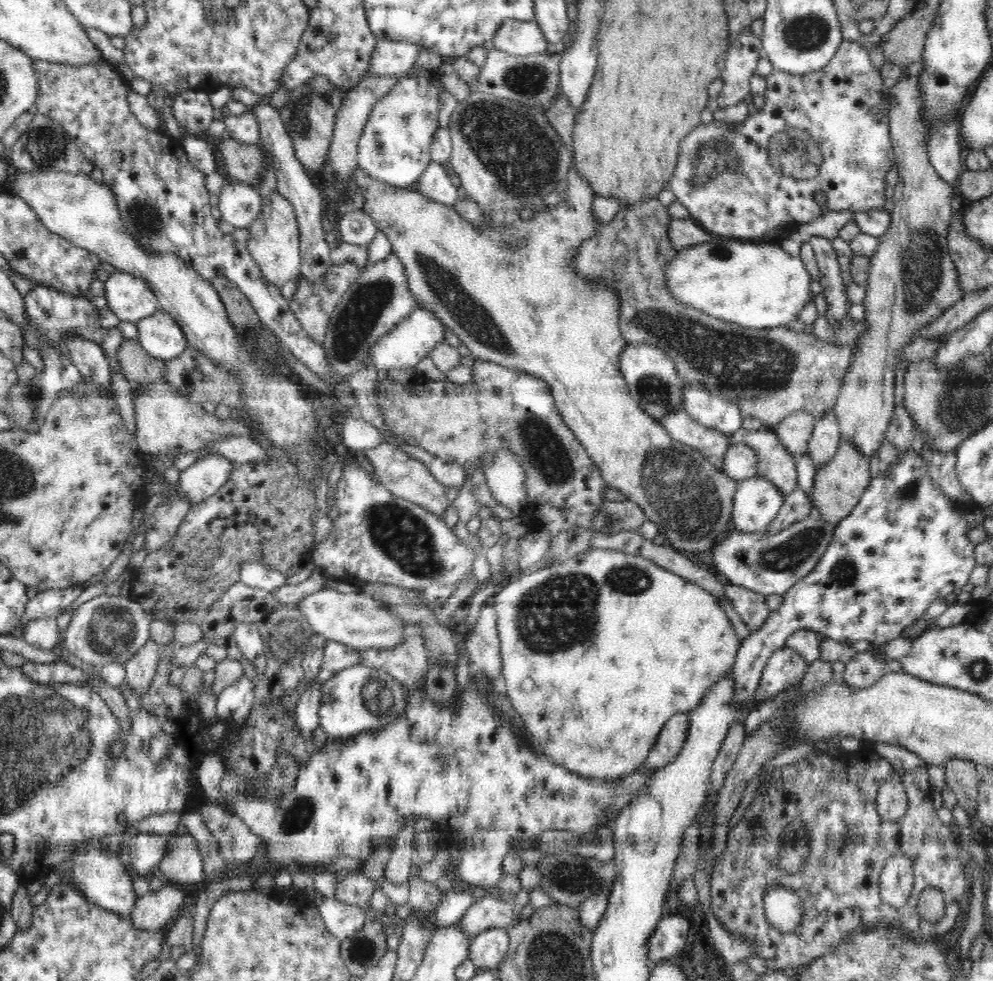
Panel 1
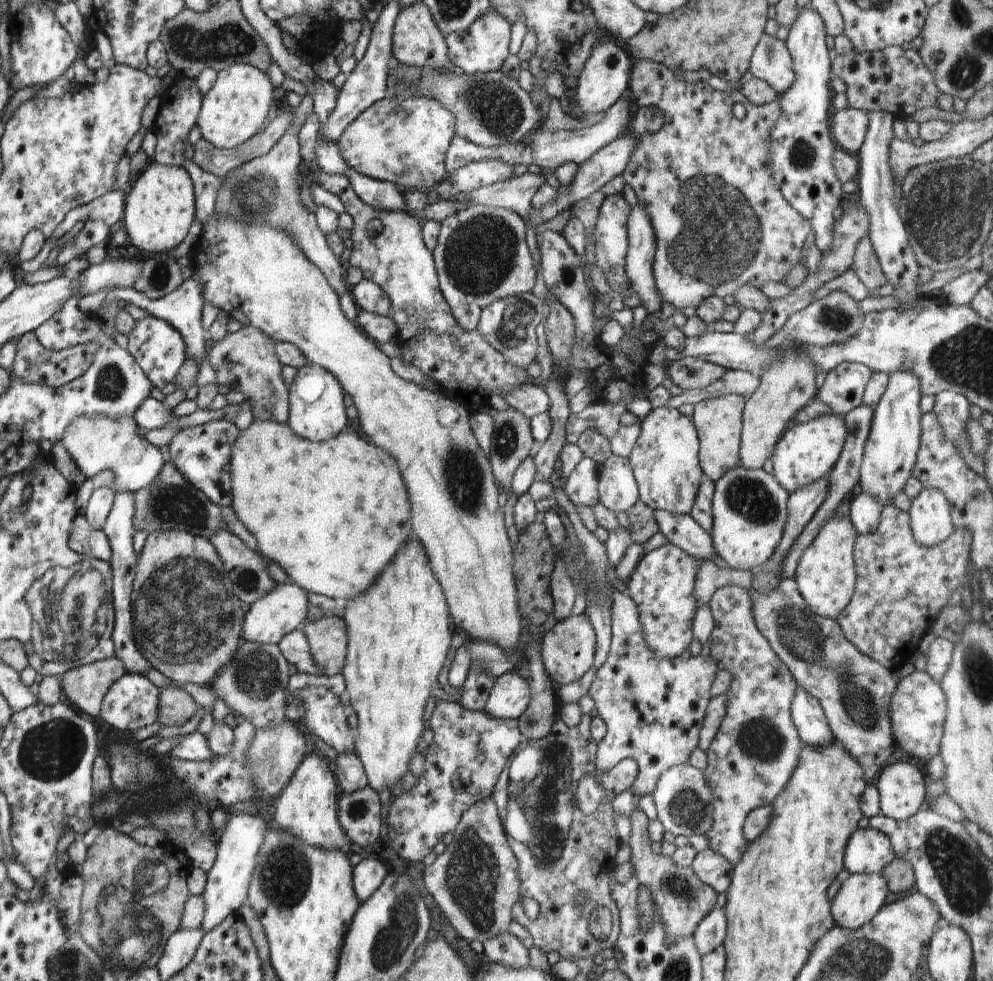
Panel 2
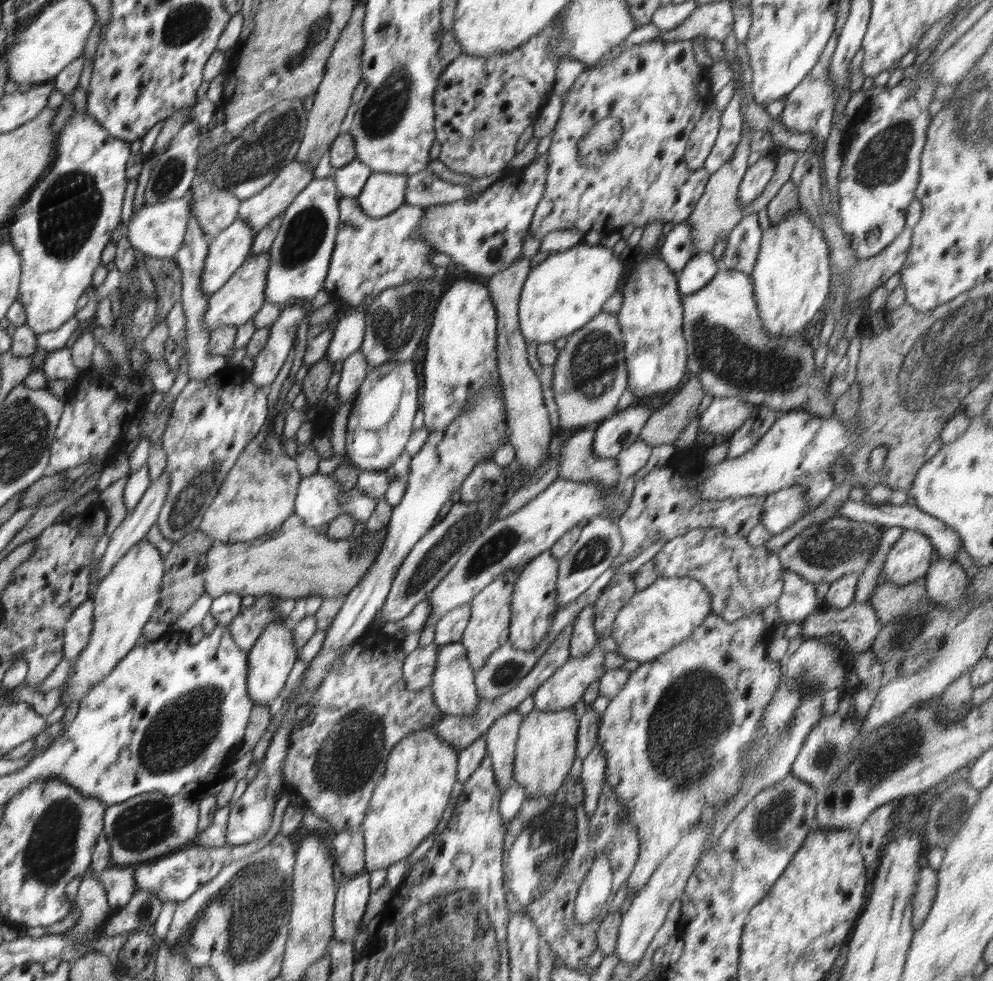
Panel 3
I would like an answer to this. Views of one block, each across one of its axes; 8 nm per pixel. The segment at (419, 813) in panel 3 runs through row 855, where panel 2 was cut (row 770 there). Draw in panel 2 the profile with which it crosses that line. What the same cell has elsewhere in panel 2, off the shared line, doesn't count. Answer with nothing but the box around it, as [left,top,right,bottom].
[341,537,453,791]

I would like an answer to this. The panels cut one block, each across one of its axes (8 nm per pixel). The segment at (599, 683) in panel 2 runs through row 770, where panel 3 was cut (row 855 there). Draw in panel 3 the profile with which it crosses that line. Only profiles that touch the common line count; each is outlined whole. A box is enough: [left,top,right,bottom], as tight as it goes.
[574,611,785,924]

